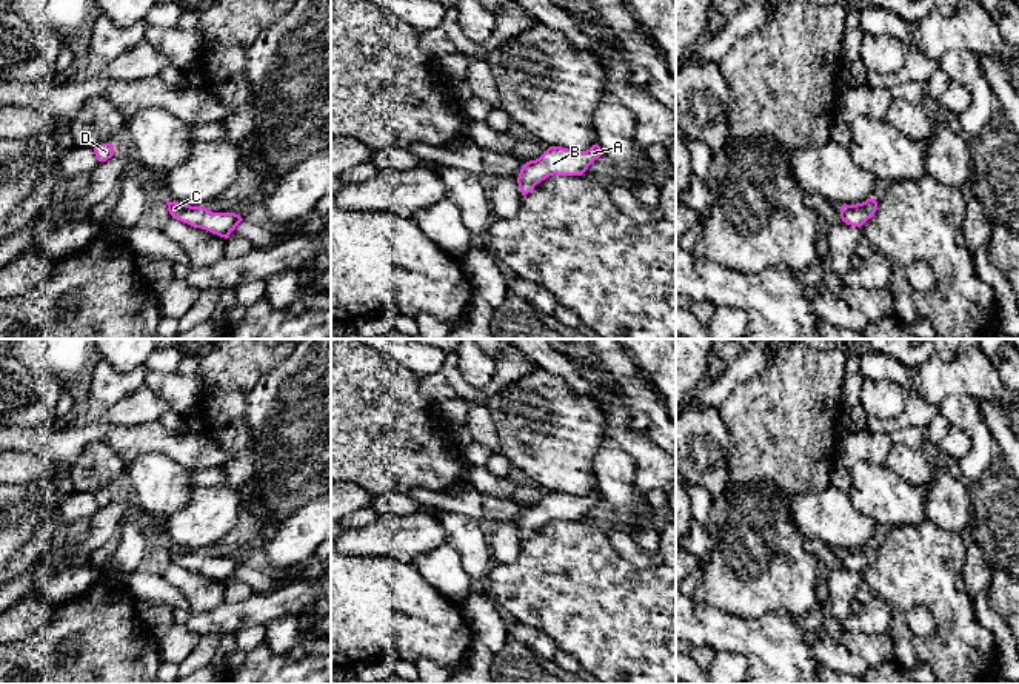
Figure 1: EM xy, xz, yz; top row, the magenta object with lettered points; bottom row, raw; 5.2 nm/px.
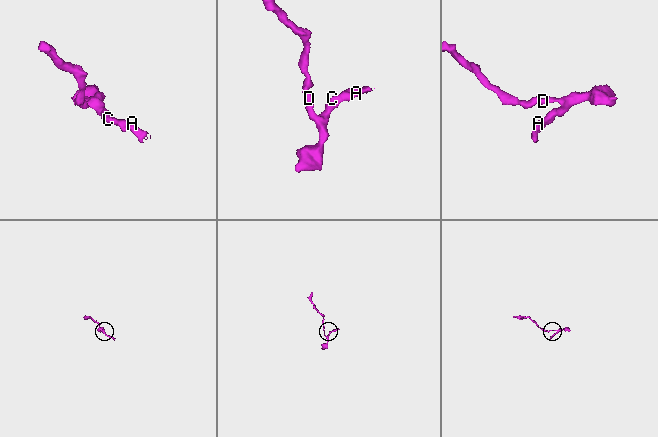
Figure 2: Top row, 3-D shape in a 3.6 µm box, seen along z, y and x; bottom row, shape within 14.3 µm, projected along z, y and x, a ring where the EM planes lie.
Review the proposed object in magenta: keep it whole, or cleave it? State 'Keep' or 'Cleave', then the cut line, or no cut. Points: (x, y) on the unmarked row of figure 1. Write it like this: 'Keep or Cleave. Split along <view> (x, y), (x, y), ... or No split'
Keep. No split

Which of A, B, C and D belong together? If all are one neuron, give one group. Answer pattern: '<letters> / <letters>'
A B C D

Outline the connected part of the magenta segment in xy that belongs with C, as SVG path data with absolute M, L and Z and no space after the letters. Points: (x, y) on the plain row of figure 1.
M168 547L168 556L172 564L195 573L206 575L212 579L228 584L236 572L243 565L236 558L212 558L203 552L191 552L179 547Z

